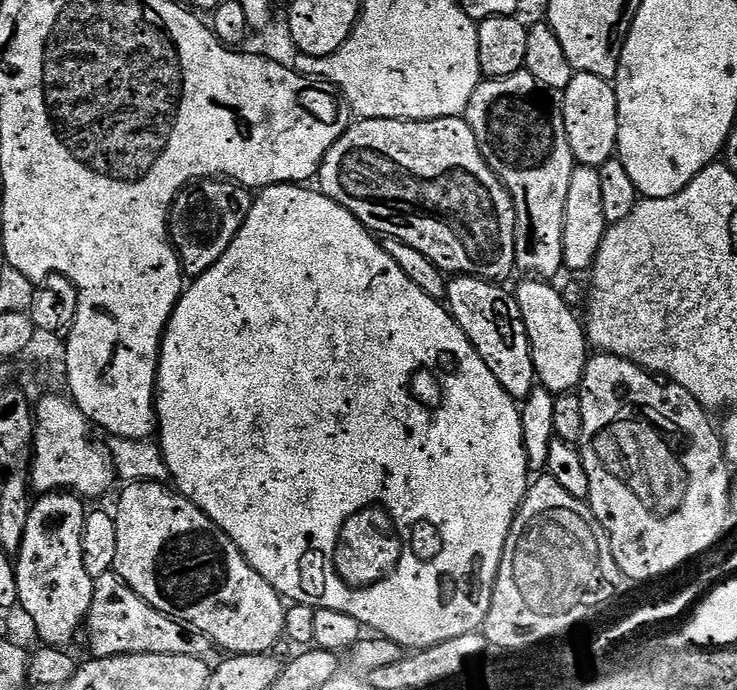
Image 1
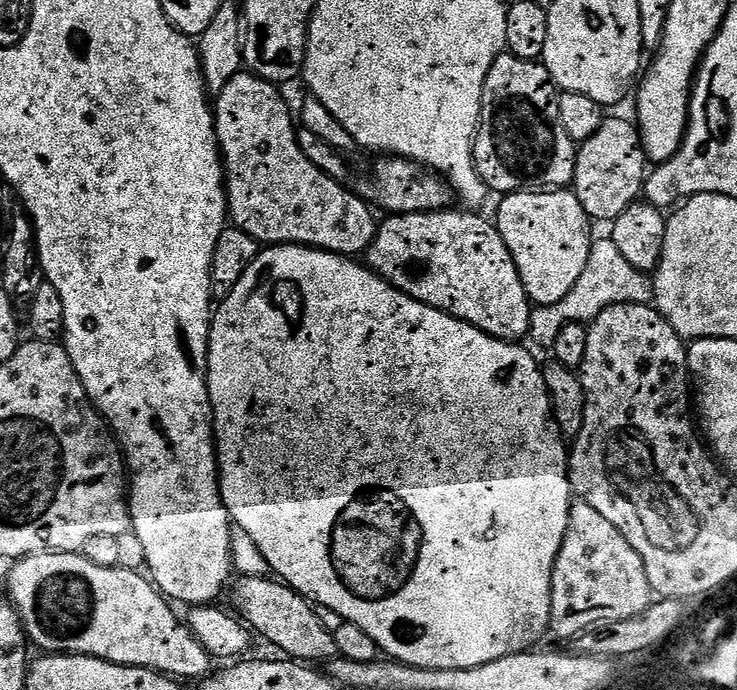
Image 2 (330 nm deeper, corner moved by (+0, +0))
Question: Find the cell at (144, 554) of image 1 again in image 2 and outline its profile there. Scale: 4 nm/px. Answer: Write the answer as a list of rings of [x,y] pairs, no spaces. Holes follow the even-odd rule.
[[[244,576],[231,585],[231,607],[240,619],[257,637],[265,636],[274,647],[281,648],[285,657],[301,662],[327,662],[333,659],[337,655],[333,632],[322,626],[313,605],[279,579],[271,579],[267,580],[264,576]]]

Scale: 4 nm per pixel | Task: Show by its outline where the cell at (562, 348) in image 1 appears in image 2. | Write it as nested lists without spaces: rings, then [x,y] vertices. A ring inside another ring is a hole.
[[[572,190],[510,192],[501,200],[494,223],[514,258],[514,266],[518,266],[528,299],[536,306],[562,302],[574,290],[574,282],[582,278],[594,243],[594,224],[582,210],[582,202]]]

